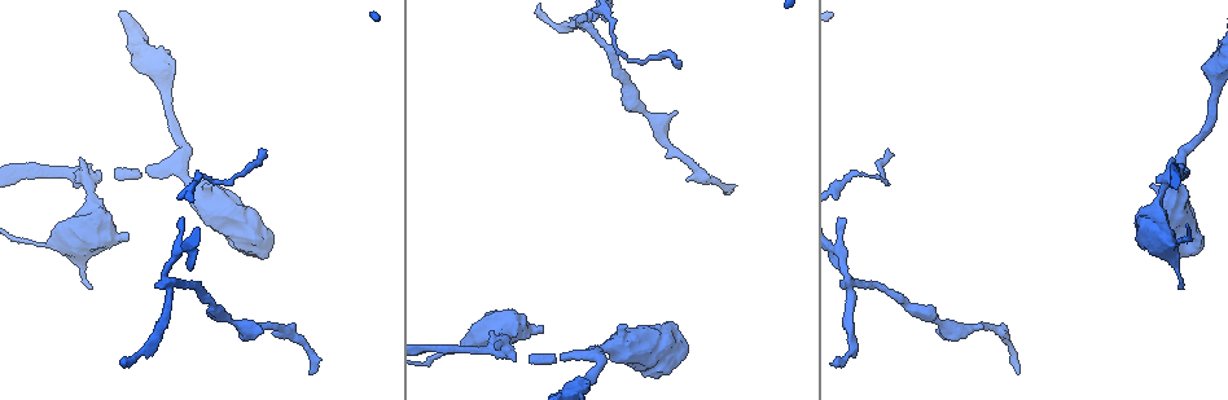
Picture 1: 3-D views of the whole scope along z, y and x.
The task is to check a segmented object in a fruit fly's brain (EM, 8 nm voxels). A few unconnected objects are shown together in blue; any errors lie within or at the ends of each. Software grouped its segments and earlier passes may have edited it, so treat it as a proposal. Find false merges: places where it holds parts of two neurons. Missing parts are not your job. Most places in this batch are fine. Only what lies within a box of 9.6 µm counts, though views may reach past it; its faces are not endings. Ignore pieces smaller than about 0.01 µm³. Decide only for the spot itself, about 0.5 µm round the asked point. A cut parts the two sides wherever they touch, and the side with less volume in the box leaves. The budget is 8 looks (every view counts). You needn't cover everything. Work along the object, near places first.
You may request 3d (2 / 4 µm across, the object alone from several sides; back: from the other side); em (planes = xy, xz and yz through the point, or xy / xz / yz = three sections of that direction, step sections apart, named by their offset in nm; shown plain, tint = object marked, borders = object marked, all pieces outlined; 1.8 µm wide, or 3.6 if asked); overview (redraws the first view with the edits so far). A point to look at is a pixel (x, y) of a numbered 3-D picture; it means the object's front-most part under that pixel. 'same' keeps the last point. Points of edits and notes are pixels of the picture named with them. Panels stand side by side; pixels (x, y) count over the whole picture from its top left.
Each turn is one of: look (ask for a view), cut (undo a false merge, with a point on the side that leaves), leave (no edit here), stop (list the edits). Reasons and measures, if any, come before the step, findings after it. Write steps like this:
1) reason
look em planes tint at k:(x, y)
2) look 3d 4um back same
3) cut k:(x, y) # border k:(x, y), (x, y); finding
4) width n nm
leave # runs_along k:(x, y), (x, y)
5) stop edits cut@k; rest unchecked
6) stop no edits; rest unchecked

look 3d 2um at 1:(884, 183)

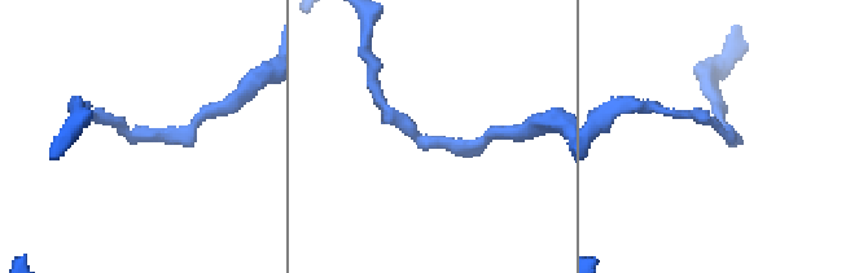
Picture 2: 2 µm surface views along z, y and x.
look em planes tint at 2:(726, 135)

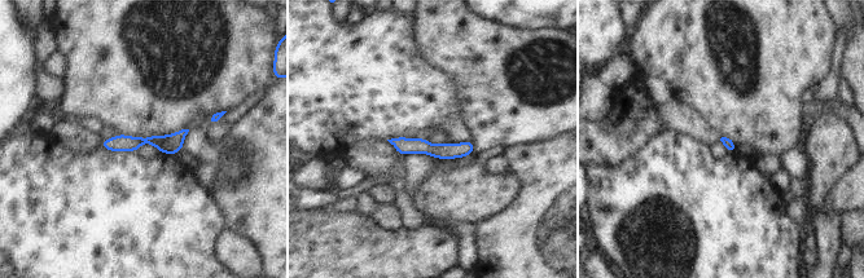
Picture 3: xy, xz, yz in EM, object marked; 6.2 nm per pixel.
width 70 nm
leave # runs_along 3:(181, 133), (175, 140), (104, 144); one neuron here

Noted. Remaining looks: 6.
two arms in line, one across
look 3d 2um at 1:(585, 24)

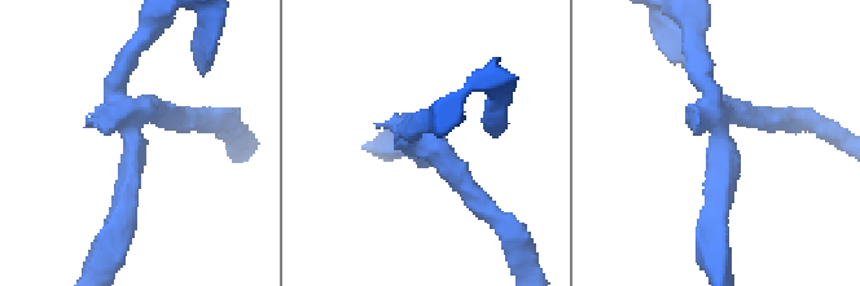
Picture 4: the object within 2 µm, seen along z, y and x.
arms 3; arm_widths 170, 180, 200 nm; need the tissue
look em yz step 16 tint at 4:(427, 146)

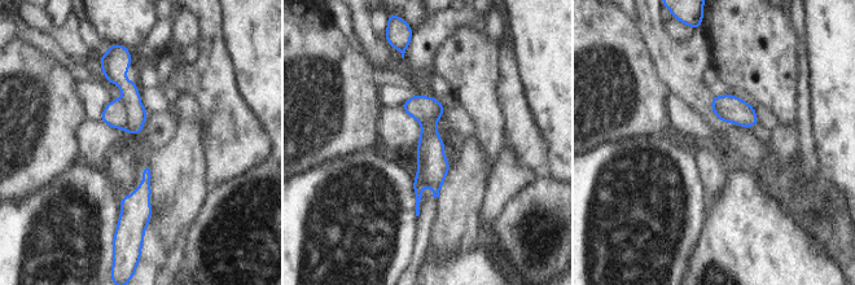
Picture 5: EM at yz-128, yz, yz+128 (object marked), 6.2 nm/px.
look em planes tint same

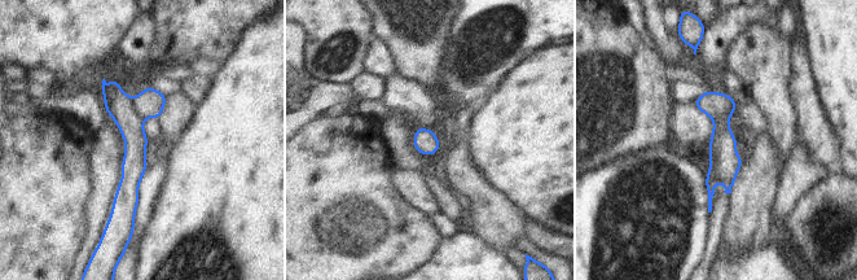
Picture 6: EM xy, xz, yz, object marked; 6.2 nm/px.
cut 6:(118, 104) # two neurons meet here

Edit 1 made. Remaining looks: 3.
look overview

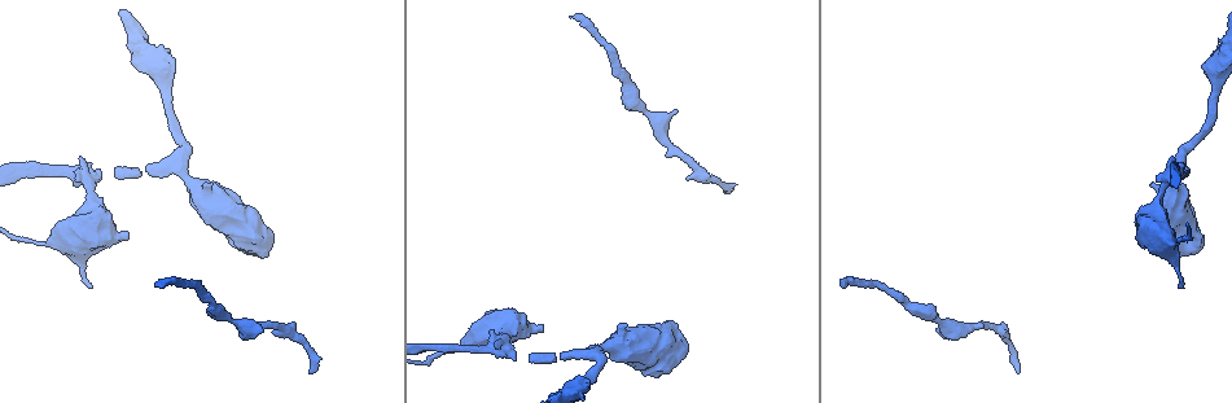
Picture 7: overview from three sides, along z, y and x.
thick turns thin
look 3d 4um at 7:(96, 218)

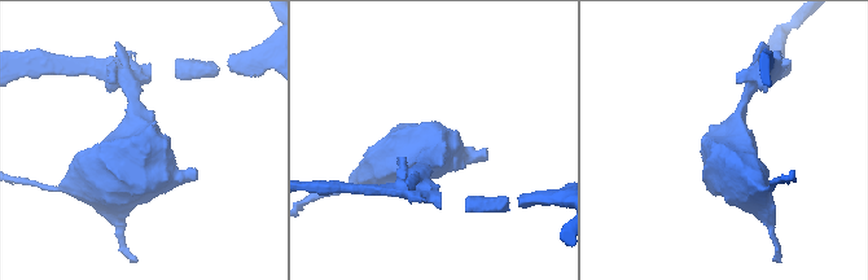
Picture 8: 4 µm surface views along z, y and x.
shape alone is not enough
look em 3.6um planes borders at 8:(736, 147)

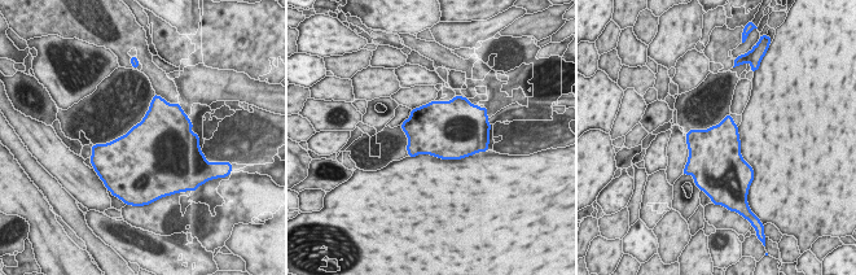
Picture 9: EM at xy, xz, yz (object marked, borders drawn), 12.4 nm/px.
width 600 nm
leave # all the same neuron

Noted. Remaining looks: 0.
stop edits cut@6; rest unchecked

